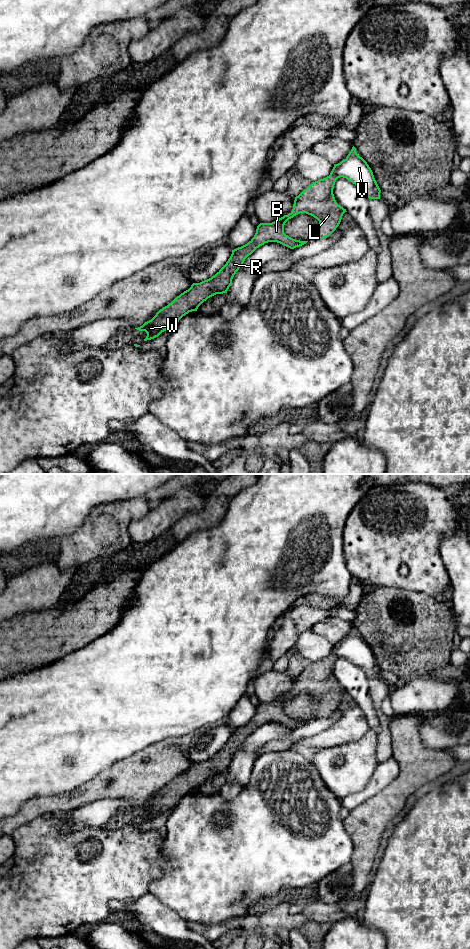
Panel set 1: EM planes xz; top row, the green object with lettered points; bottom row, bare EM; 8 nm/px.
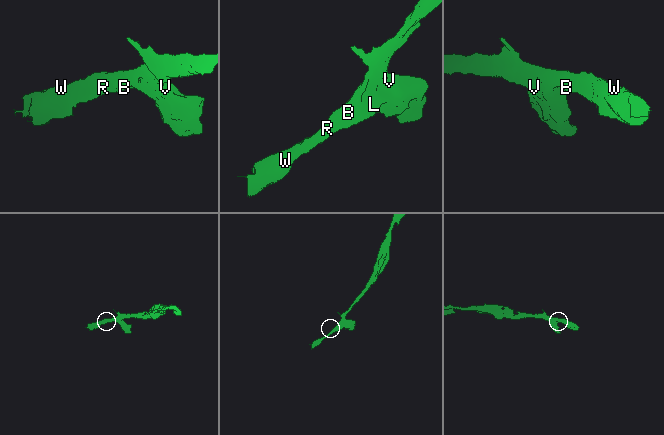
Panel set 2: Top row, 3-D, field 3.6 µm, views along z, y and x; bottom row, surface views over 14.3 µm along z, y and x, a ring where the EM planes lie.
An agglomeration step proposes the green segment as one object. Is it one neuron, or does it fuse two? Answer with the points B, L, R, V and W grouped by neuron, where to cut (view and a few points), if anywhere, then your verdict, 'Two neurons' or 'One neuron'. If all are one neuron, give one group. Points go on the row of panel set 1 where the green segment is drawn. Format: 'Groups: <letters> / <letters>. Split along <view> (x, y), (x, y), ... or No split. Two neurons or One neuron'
Groups: B L R V W. No split. One neuron

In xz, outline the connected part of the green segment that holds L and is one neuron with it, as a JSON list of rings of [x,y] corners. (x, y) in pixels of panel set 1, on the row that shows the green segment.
[[[353,146],[344,160],[334,164],[329,176],[312,182],[295,197],[293,209],[288,215],[272,223],[260,223],[254,237],[247,244],[232,250],[226,264],[214,276],[200,283],[193,283],[188,290],[160,309],[151,320],[135,328],[147,333],[144,341],[154,339],[174,327],[183,316],[197,311],[208,298],[227,293],[234,275],[245,259],[265,243],[277,242],[290,249],[306,244],[308,241],[296,240],[284,233],[285,223],[294,216],[306,213],[319,221],[313,240],[329,237],[339,226],[343,214],[347,212],[336,202],[333,194],[335,182],[340,177],[362,188],[369,199],[380,199],[381,190],[371,168]]]

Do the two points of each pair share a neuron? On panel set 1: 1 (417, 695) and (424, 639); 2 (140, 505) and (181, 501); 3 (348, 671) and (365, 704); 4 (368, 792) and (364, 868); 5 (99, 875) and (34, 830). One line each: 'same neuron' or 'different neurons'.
1: different neurons
2: different neurons
3: same neuron
4: different neurons
5: same neuron

